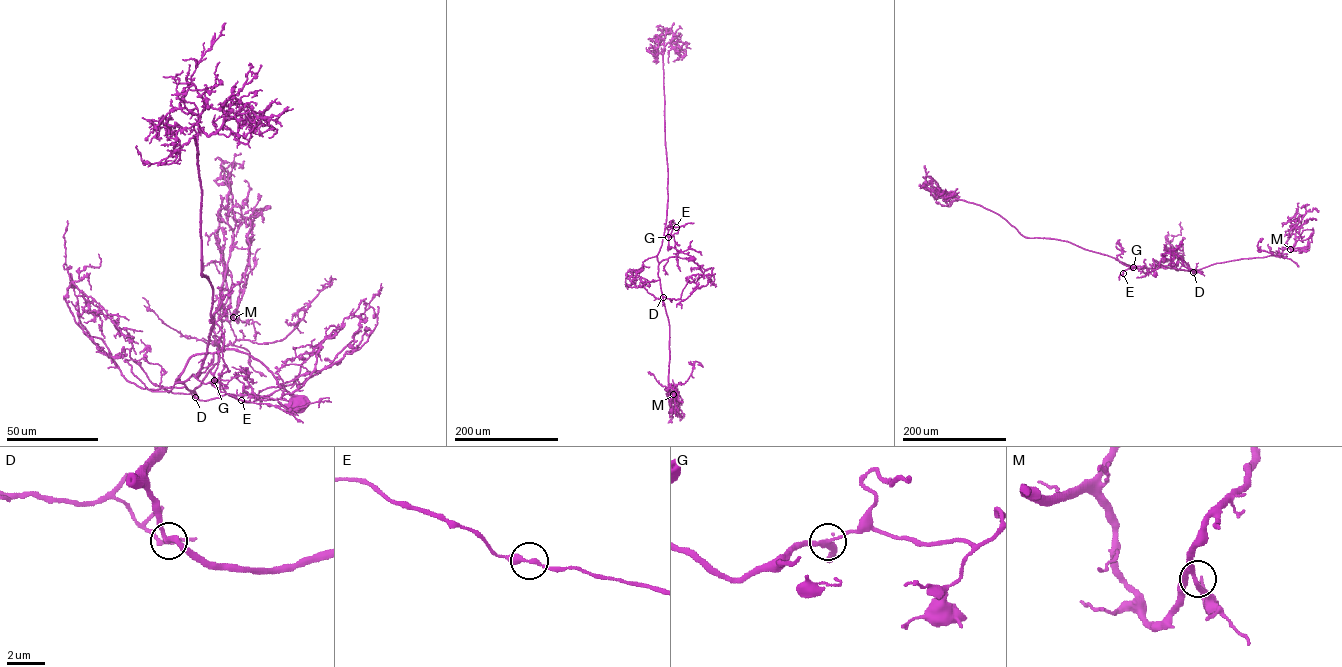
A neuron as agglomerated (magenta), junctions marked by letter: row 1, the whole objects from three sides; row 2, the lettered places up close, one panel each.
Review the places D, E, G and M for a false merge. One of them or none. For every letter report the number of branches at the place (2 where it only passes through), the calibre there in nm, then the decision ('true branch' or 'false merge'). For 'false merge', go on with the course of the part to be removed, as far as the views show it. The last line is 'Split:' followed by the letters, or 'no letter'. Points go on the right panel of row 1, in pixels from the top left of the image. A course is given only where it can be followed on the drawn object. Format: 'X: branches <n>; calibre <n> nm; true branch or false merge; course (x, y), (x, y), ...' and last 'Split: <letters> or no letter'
D: branches 2; calibre 260 nm; true branch
E: branches 2; calibre 280 nm; true branch
G: branches 3; calibre 280 nm; true branch
M: branches 3; calibre 280 nm; true branch
Split: no letter

